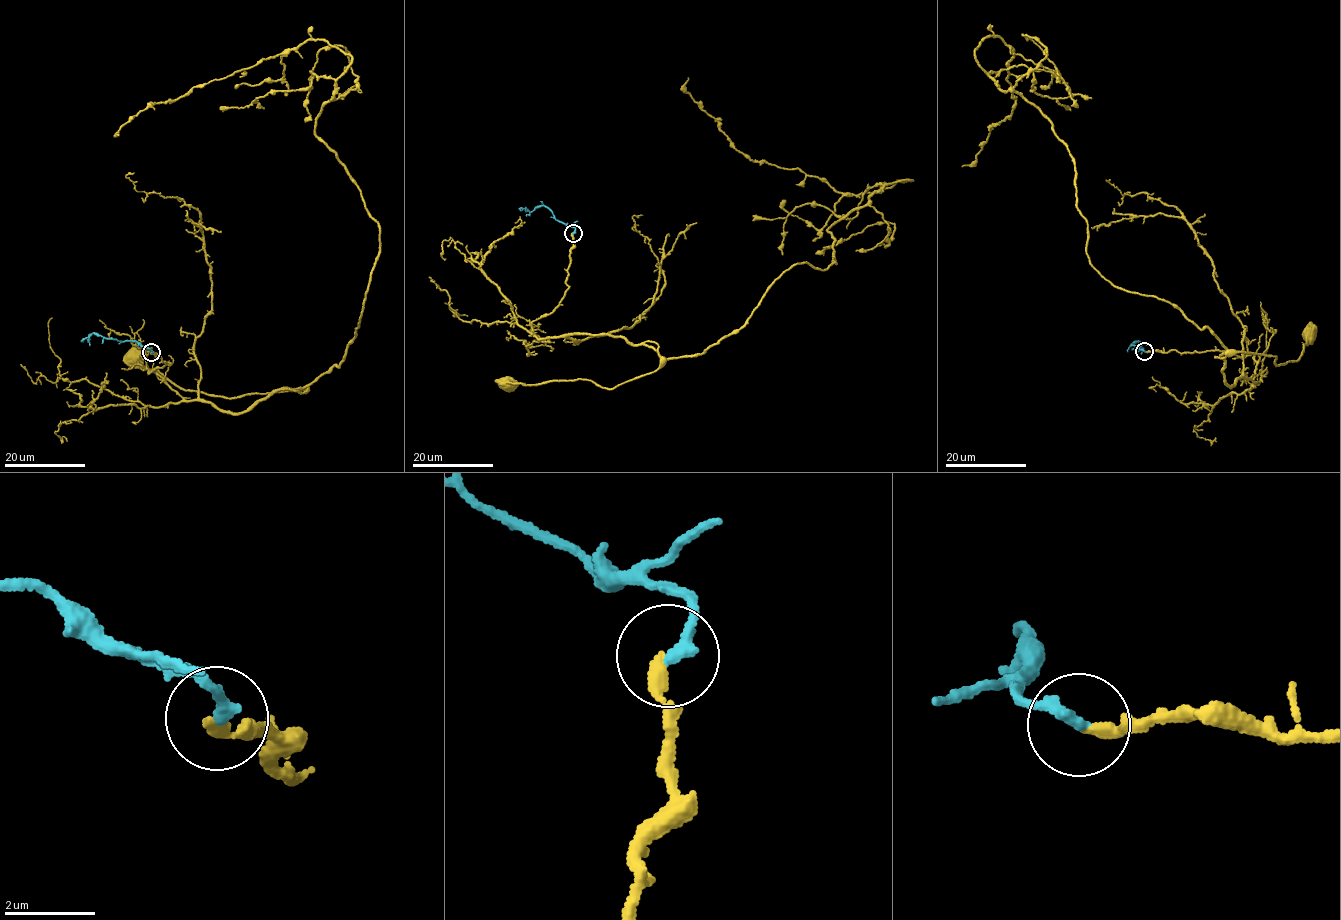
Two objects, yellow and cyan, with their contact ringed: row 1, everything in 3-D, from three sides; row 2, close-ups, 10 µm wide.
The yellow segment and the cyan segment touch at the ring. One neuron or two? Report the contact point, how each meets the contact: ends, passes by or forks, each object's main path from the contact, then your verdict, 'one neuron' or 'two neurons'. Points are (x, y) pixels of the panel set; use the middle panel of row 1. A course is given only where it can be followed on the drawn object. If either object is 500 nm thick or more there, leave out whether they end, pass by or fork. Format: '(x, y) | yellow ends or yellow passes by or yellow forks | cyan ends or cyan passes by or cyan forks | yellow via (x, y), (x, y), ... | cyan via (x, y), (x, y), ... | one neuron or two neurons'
(573, 233) | yellow ends | cyan ends | yellow via (572, 233), (568, 288), (533, 321), (534, 334), (621, 335), (666, 362), (611, 389), (587, 380), (506, 384) | cyan via (572, 233), (574, 227), (558, 221), (546, 206), (519, 210) | one neuron

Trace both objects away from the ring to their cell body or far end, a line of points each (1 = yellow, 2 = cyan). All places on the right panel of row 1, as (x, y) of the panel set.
1: (1144, 351), (1252, 354), (1253, 376), (1231, 386), (1221, 372), (1226, 349), (1284, 365), (1299, 360), (1310, 335)
2: (1144, 351), (1139, 349), (1139, 343), (1130, 345), (1139, 341), (1143, 351)

